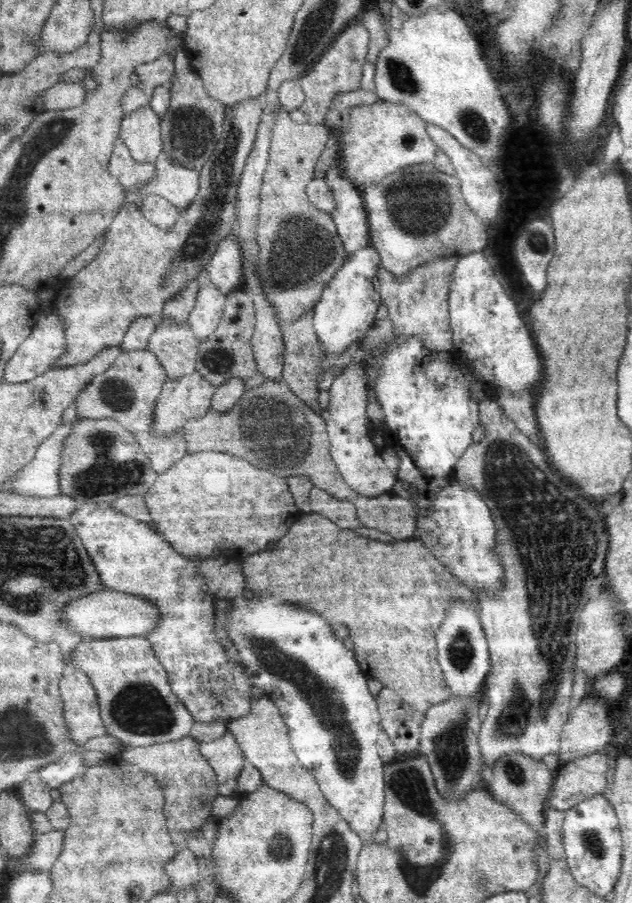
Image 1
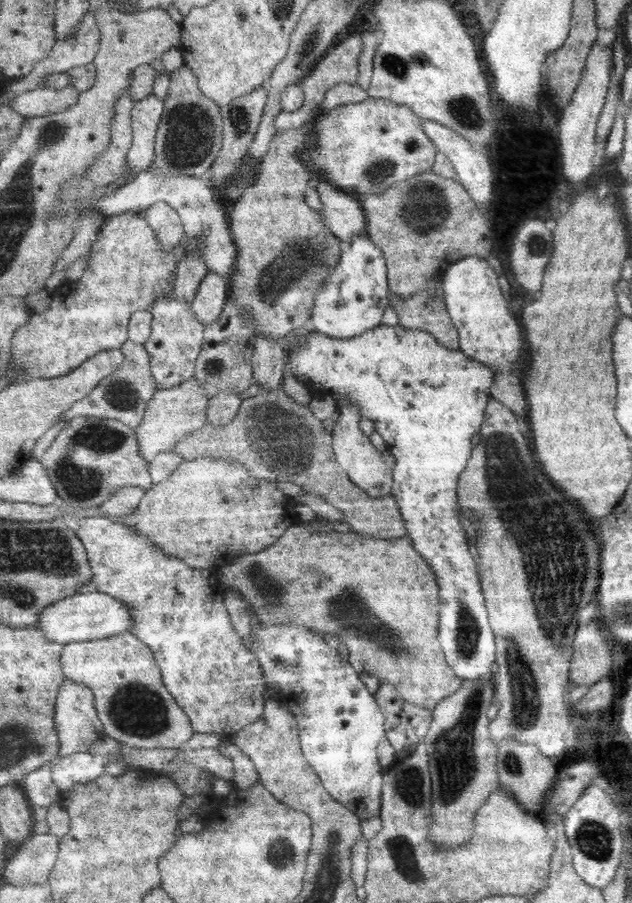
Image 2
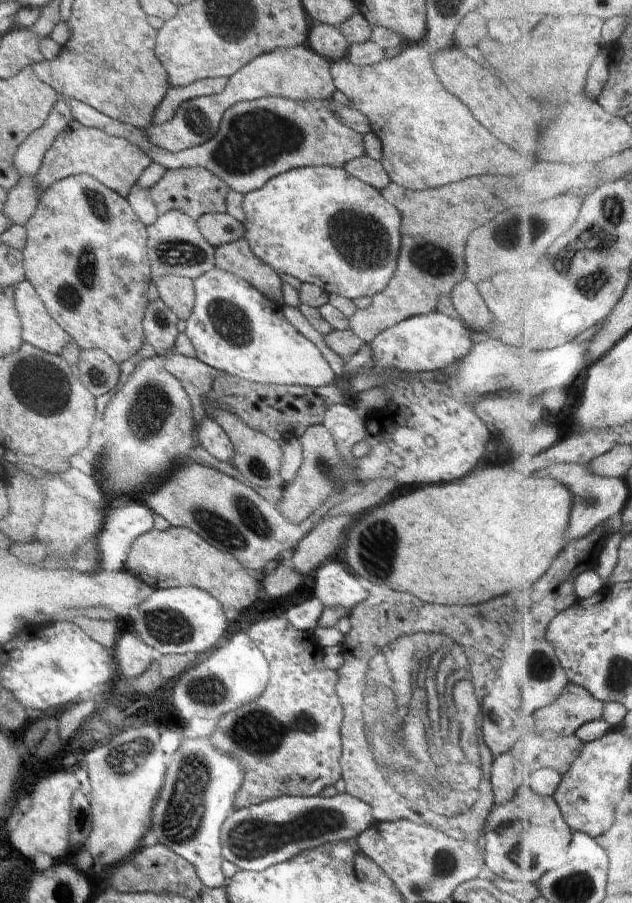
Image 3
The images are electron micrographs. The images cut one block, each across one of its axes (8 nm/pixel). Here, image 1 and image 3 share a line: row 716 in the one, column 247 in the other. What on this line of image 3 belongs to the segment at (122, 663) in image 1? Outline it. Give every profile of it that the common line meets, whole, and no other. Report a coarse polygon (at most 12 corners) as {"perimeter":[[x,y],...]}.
{"perimeter":[[66,99],[80,124],[164,168],[231,190],[304,167],[345,167],[363,135],[328,101],[242,101],[201,145],[169,153],[145,129]]}

